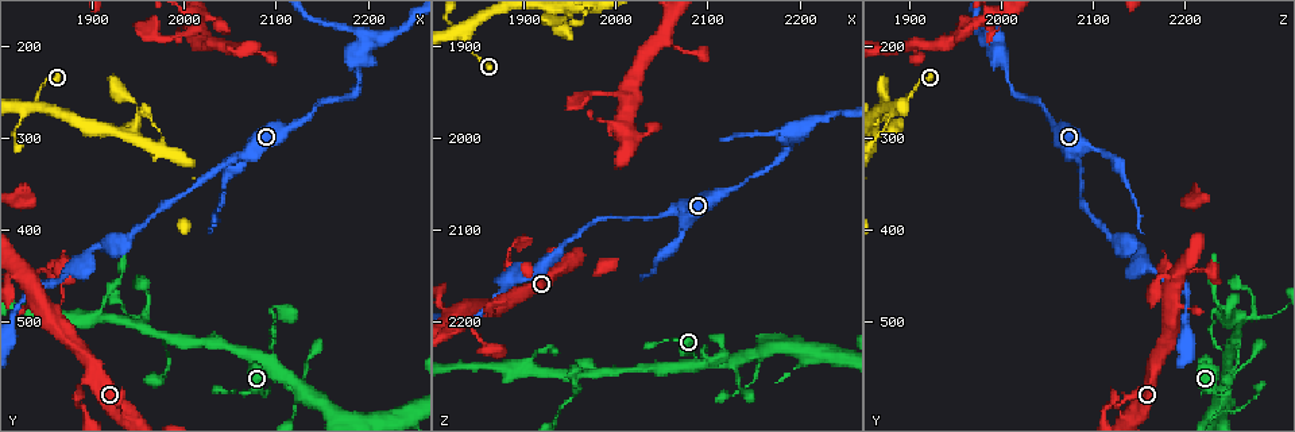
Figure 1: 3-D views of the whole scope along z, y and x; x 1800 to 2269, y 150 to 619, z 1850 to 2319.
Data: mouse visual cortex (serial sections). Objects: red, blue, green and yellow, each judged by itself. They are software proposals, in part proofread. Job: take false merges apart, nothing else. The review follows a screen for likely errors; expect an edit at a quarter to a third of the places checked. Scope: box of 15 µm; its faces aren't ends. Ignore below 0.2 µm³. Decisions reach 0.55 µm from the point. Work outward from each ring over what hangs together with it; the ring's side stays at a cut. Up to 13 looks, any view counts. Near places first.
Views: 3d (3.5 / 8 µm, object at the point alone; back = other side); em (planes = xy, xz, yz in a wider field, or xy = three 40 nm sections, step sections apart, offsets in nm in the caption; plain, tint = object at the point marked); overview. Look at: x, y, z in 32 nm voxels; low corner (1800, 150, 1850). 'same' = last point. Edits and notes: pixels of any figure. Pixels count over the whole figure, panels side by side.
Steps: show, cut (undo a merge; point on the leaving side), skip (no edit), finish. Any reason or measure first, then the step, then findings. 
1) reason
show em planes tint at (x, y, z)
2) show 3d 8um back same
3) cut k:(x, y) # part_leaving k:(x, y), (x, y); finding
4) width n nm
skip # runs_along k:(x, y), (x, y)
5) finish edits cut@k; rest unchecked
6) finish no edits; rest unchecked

side arm on a straight run
show 3d 3.5um at (1960, 510, 2255)

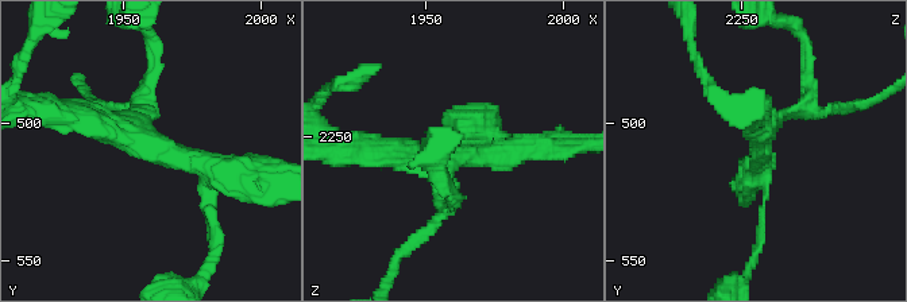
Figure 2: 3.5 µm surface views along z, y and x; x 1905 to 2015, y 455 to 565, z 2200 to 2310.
arms 3; arm_widths 200, 300, 350 nm; need the tissue
show em xy step 5 tint at (1961, 510, 2256)

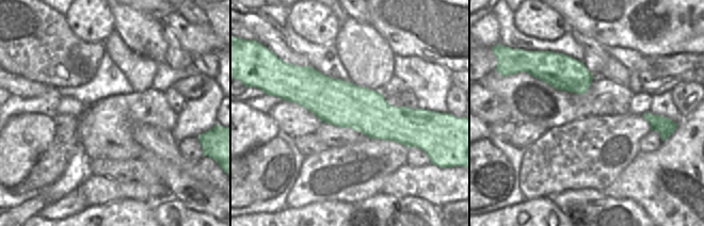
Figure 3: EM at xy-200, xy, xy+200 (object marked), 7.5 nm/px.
skip # runs_along 2:(242, 173), (150, 153), (76, 115); one cell here

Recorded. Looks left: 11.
sharp bend
show 3d 3.5um at (1890, 565, 2160)

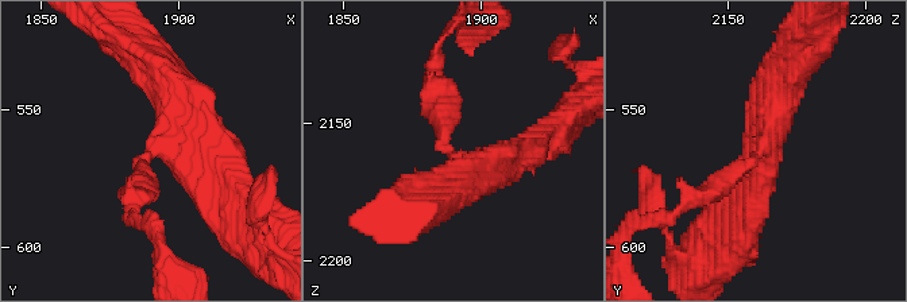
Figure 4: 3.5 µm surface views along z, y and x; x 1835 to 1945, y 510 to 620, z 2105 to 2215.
arm_widths 300, 400 nm; need the tissue
show em xy step 2 tint at (1890, 566, 2162)

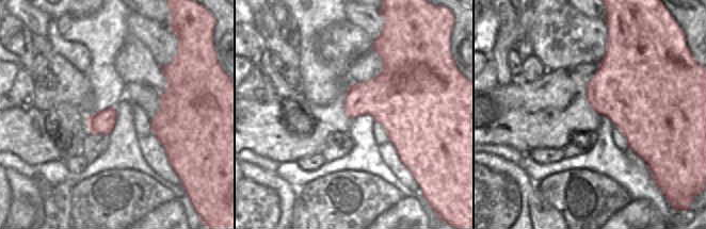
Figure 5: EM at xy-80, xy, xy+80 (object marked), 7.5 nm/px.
skip # runs_along 4:(525, 153), (459, 159), (435, 91); all the same cell

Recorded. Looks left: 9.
thin arm on a thick one
show 3d 3.5um back at (1835, 445, 2200)

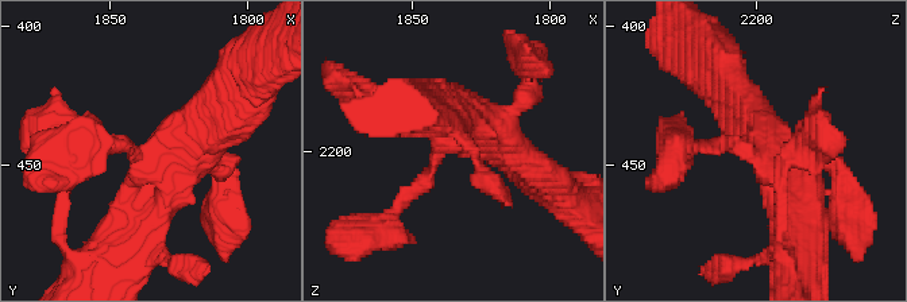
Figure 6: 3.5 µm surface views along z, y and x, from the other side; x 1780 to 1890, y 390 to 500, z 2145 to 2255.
skip # runs_along 6:(126, 237), (166, 162), (228, 108); one cell here

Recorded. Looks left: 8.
thick turns thin
show 3d 3.5um at (2065, 320, 2080)

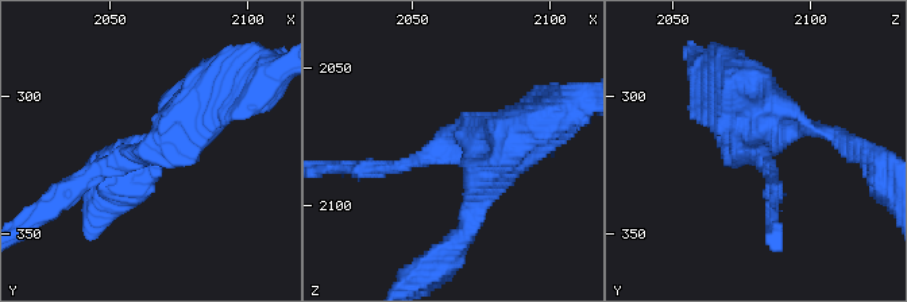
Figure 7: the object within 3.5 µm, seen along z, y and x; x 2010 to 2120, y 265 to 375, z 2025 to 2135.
arms 3; arm_widths 150, 300, 500 nm
show em xy step 5 tint at (2065, 321, 2076)

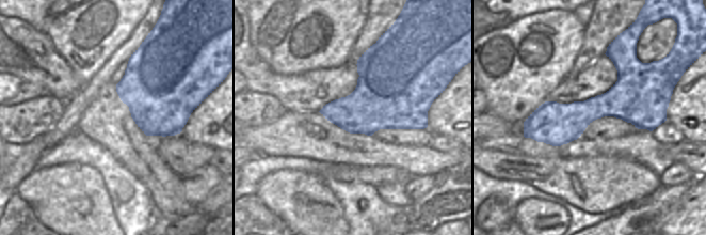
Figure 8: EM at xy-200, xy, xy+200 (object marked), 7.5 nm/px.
skip # runs_along 8:(658, 116), (593, 108), (527, 126); all the same cell

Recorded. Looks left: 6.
a fork
show 3d 3.5um at (2195, 185, 1990)

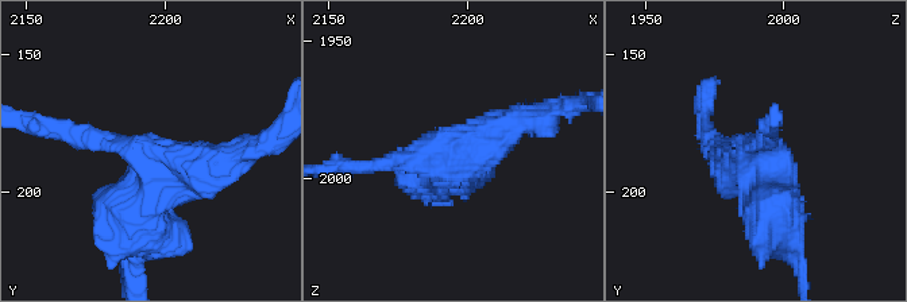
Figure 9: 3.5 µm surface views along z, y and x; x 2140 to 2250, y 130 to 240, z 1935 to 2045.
arms 3; arm_widths 200, 350, 500 nm
show em xy step 1 tint at (2190, 184, 1989)

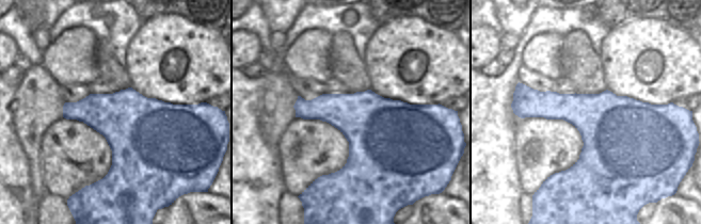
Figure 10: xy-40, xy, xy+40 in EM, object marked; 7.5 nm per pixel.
skip # runs_along 9:(131, 243), (151, 159), (234, 155); one cell here

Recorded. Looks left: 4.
finish no edits; rest unchecked

